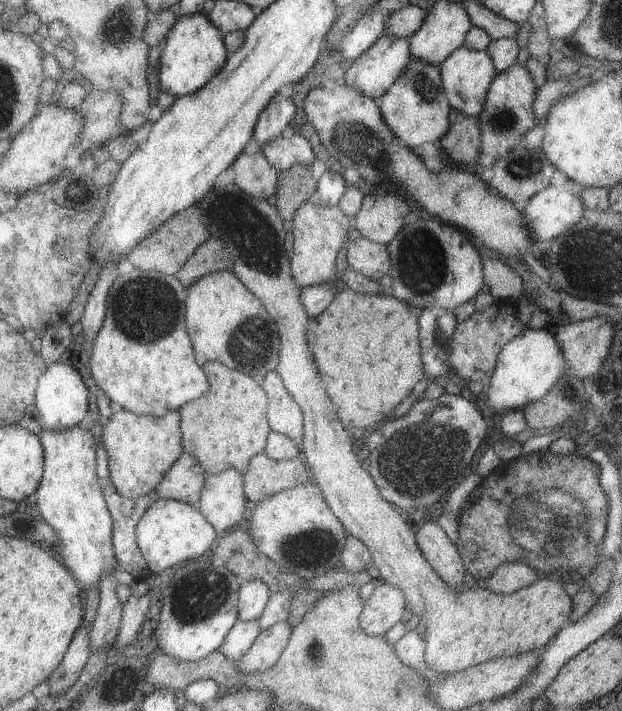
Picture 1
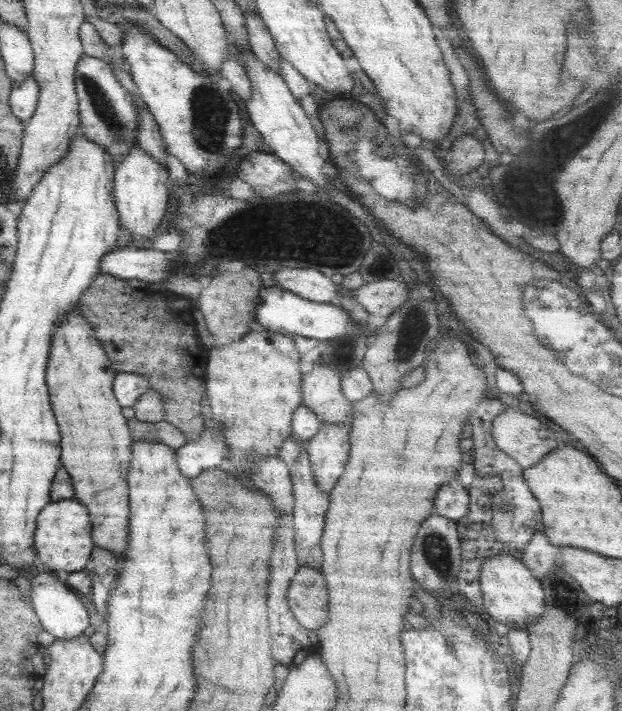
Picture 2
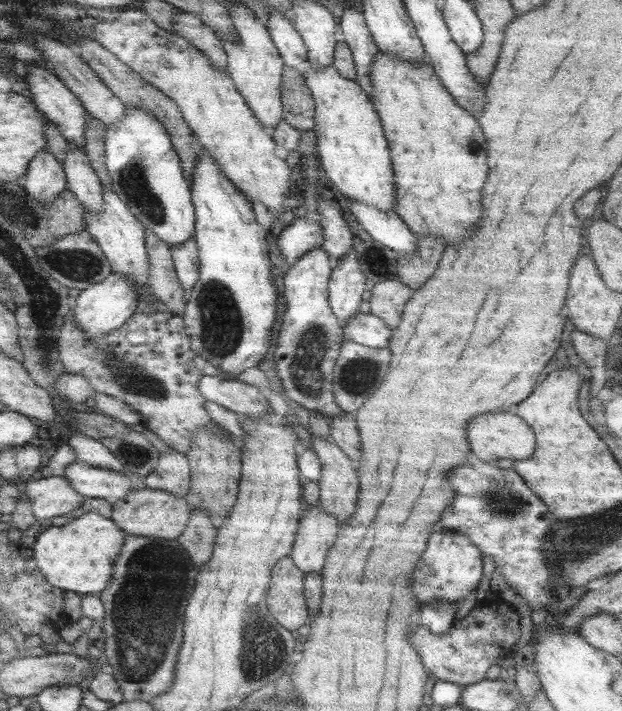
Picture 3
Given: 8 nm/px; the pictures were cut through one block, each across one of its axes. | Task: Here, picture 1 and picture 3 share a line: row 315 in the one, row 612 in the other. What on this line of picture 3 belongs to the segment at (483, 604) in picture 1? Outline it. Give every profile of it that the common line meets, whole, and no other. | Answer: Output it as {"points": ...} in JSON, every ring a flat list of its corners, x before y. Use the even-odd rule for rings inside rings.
{"points":[[289,556,275,562,271,568,271,580,267,590,267,610,279,626,285,630,297,630,309,622,305,596,303,596,305,574,291,562]]}

